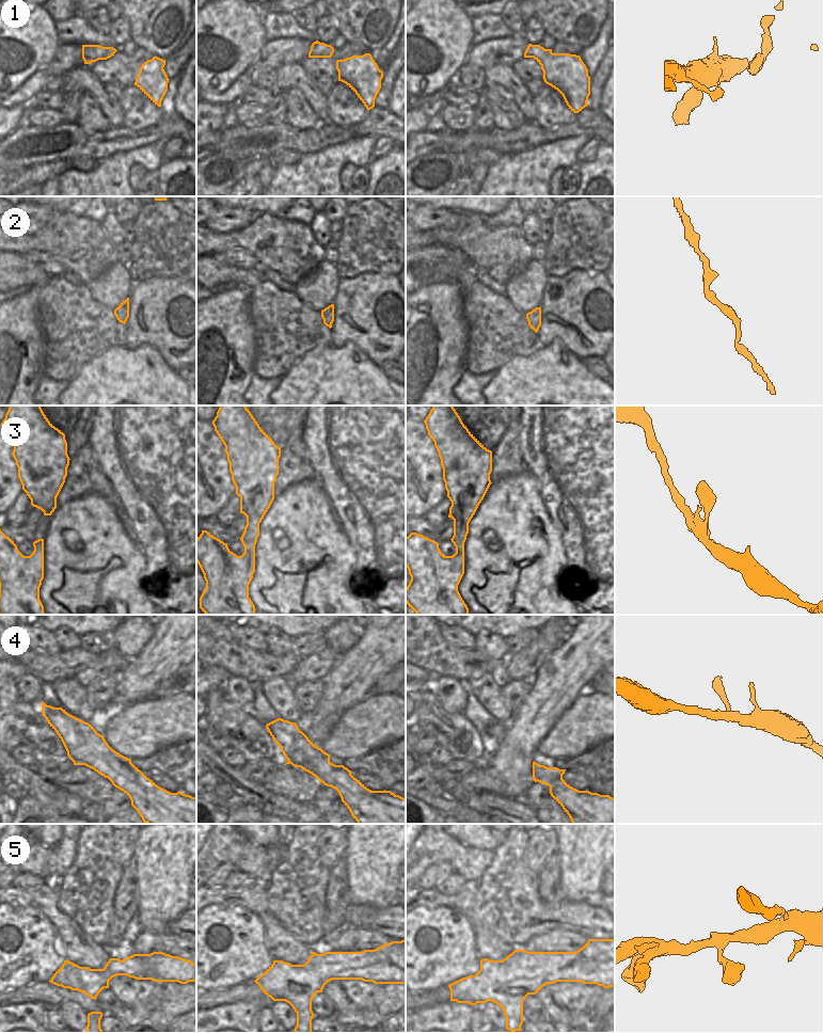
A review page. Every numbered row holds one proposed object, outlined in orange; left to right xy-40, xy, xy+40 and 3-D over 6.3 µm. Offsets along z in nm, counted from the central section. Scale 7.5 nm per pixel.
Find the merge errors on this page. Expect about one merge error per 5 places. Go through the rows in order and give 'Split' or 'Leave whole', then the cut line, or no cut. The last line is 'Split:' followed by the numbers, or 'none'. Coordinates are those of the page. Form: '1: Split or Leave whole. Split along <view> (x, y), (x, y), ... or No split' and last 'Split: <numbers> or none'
1: Leave whole. No split
2: Leave whole. No split
3: Leave whole. No split
4: Leave whole. No split
5: Leave whole. No split
Split: none.

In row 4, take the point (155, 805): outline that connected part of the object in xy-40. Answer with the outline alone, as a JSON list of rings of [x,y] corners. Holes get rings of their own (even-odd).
[[[42,701],[42,713],[61,738],[74,765],[85,765],[126,793],[146,824],[196,824],[196,797],[171,793],[147,778],[128,759],[113,750],[104,735],[62,708]]]

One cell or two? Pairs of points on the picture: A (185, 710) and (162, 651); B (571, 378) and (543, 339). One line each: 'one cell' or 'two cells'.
A: two cells
B: two cells

